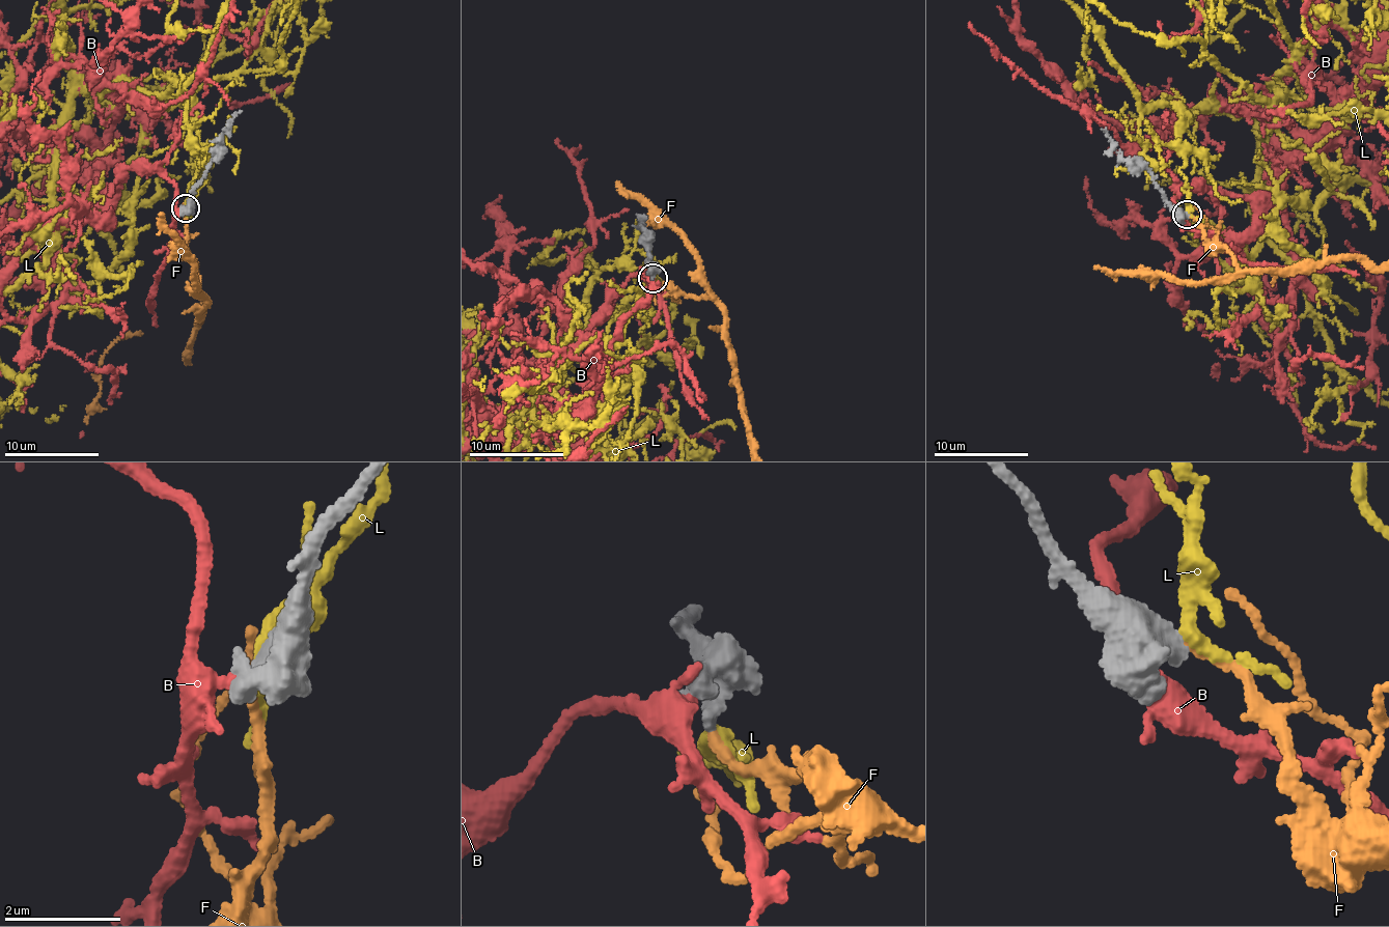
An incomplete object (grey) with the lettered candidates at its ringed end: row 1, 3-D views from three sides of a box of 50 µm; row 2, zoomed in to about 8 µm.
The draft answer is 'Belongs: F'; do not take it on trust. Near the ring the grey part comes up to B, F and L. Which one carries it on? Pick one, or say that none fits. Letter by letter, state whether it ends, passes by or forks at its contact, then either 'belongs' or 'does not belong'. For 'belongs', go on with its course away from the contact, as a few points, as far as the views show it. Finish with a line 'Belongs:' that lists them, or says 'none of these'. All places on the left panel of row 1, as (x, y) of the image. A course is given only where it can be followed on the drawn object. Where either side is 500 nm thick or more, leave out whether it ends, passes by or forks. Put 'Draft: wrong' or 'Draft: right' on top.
Draft: right
B: does not belong
F: it ends there; belongs
L: it forks there; does not belong
Belongs: F

